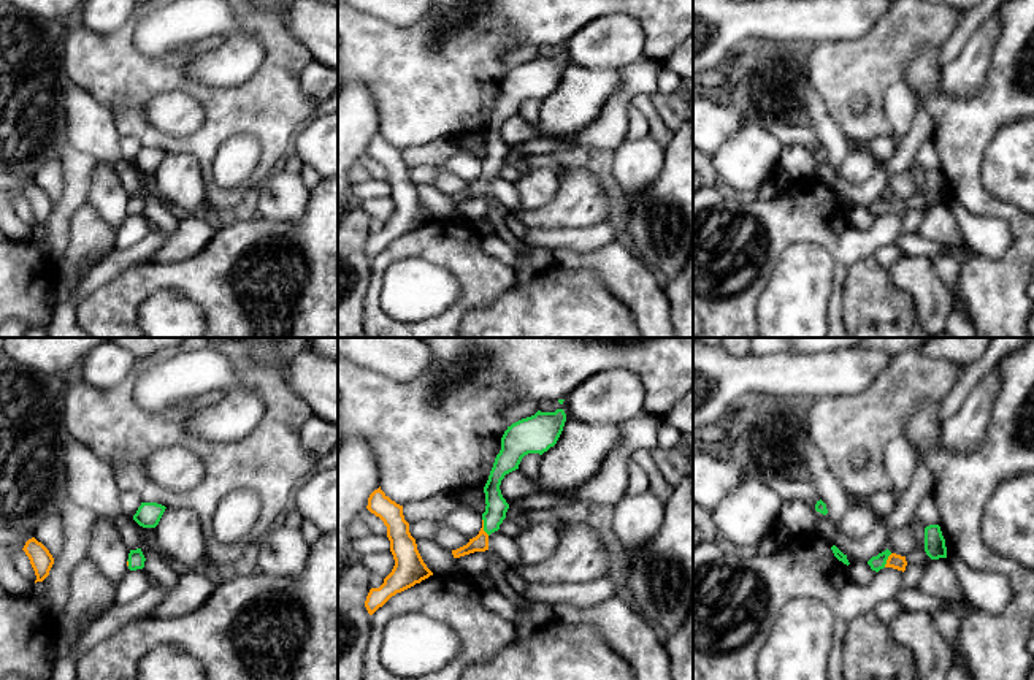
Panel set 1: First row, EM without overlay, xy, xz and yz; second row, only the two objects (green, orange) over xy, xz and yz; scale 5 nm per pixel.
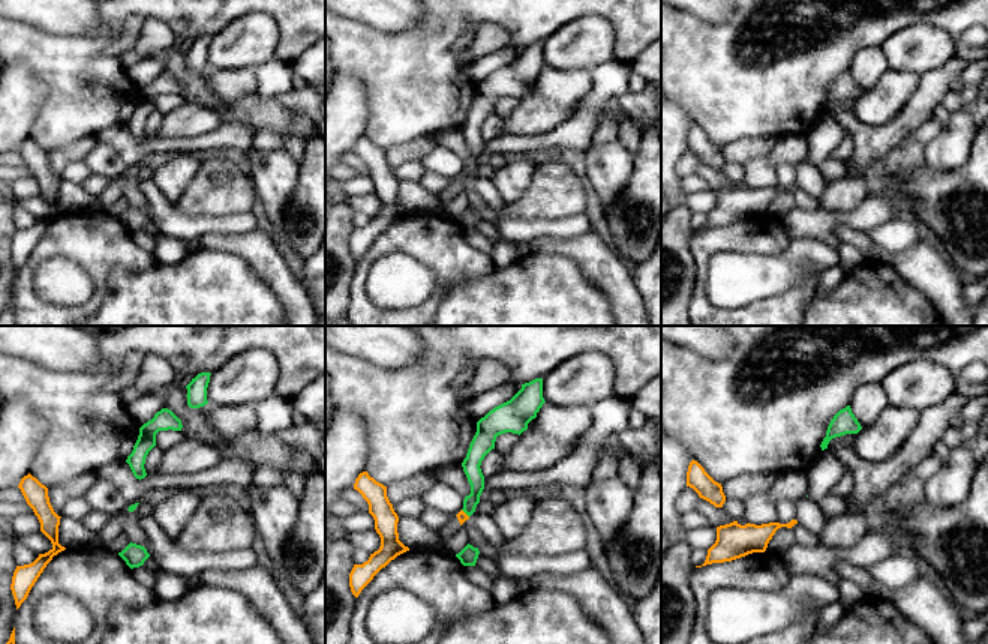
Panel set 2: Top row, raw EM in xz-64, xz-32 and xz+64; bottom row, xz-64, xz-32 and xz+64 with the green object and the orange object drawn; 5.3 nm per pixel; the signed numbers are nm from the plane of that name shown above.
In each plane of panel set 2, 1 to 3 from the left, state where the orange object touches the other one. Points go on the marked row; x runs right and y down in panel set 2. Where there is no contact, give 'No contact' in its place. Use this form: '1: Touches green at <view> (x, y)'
1: No contact
2: Touches green at xz-32 (465, 512)
3: No contact

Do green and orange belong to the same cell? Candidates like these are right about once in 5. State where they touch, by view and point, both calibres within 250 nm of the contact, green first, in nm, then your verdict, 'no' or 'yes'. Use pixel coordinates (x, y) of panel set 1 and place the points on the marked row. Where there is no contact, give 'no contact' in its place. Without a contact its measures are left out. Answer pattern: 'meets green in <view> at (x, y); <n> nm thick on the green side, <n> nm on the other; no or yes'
meets green in xz at (484, 527); 110 nm thick on the green side, 80 nm on the other; yes

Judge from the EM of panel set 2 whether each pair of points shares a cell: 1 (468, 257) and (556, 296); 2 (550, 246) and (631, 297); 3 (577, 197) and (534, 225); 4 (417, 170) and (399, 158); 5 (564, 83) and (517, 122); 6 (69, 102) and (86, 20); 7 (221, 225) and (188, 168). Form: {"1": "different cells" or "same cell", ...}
{"1": "different cells", "2": "same cell", "3": "different cells", "4": "different cells", "5": "same cell", "6": "different cells", "7": "different cells"}

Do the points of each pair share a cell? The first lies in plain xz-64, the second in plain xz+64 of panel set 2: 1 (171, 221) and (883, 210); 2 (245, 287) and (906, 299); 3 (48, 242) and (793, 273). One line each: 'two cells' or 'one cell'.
1: two cells
2: one cell
3: two cells

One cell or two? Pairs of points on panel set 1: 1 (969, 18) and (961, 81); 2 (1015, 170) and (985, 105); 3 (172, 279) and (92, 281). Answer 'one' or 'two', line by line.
1: two
2: two
3: two

